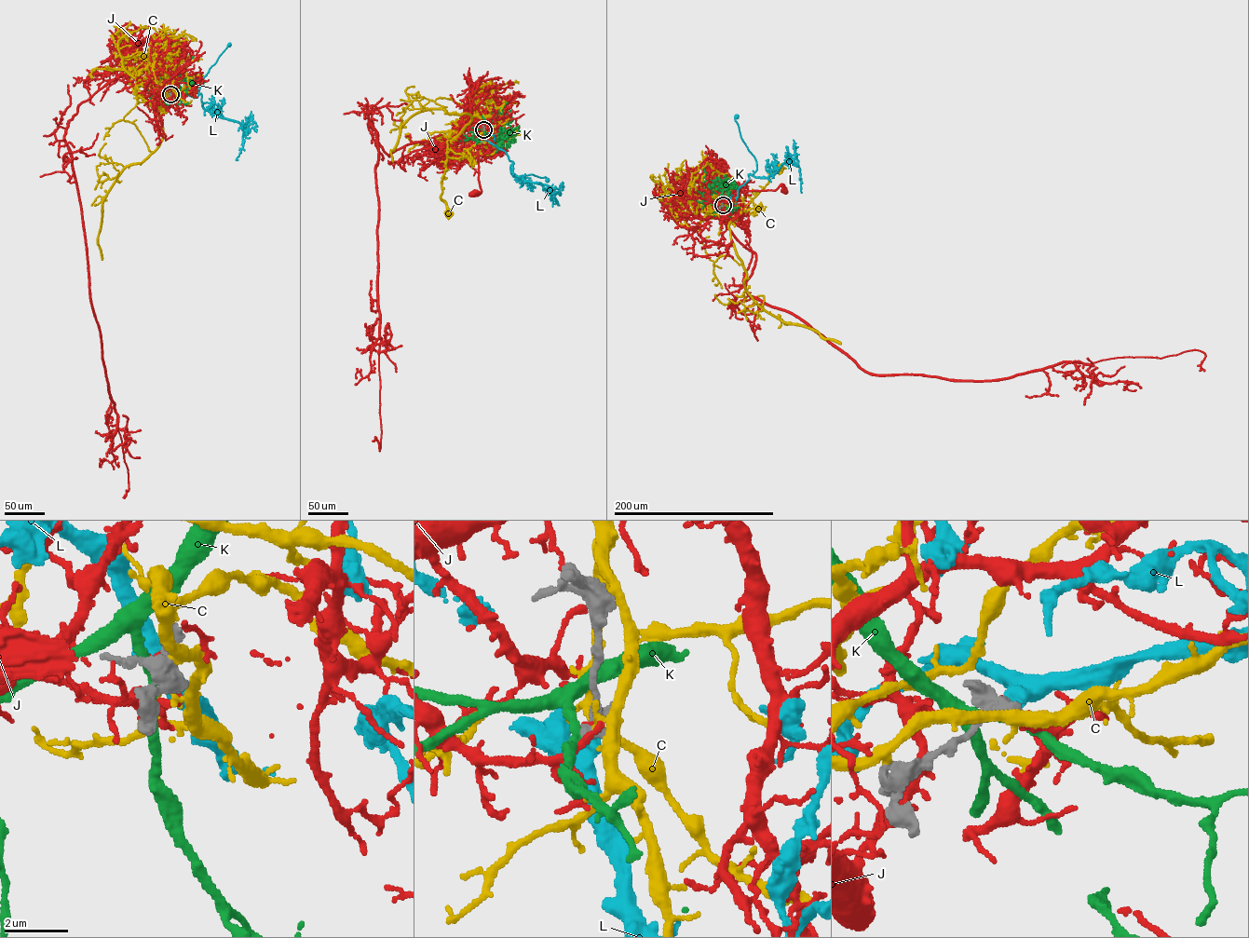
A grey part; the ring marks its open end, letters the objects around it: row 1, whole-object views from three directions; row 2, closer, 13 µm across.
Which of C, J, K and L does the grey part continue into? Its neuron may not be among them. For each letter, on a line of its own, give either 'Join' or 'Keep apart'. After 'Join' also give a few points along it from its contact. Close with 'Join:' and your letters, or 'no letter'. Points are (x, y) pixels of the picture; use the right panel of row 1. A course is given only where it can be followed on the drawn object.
C: Keep apart
J: Keep apart
K: Keep apart
L: Keep apart
Join: no letter

